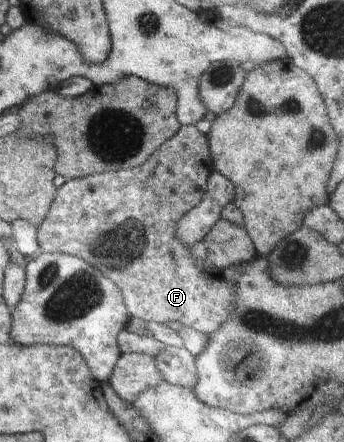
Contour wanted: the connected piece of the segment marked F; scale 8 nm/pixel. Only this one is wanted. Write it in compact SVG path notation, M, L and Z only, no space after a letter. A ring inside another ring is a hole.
M180 126L141 166L115 172L102 172L67 180L57 188L48 215L37 227L42 252L78 256L108 276L121 289L131 318L159 324L178 321L210 335L237 311L237 283L246 263L220 269L207 259L192 258L190 249L177 237L177 223L206 193L207 179L213 169L207 136L196 126Z

